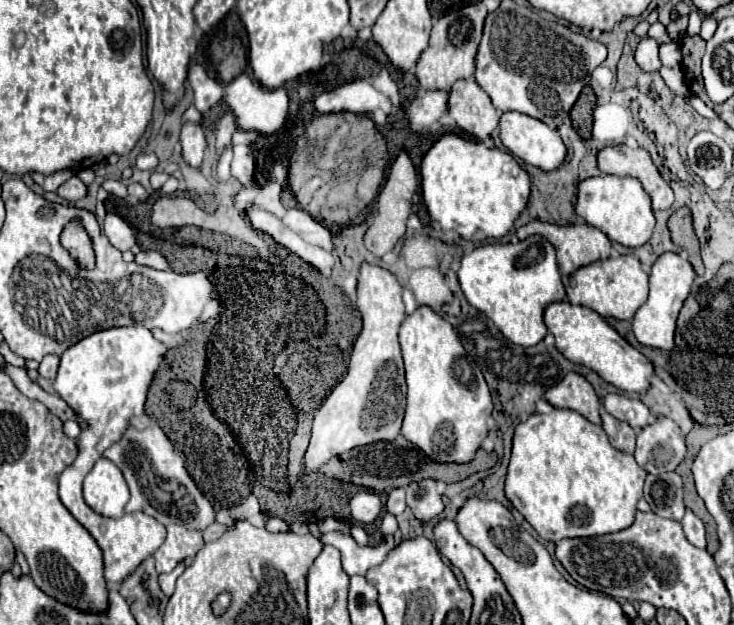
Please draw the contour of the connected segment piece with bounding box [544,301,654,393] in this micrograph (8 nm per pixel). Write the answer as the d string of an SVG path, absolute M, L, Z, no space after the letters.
M554 301L546 307L544 321L548 331L556 339L556 349L560 349L560 353L568 361L590 367L604 381L612 383L622 391L644 393L648 389L648 377L654 373L652 363L630 343L626 343L616 333L616 329L612 329L594 309L588 309L584 305L572 305L568 301Z

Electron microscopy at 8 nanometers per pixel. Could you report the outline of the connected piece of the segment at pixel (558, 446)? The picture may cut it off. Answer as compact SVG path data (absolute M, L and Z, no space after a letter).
M552 409L550 413L532 413L526 423L520 423L514 429L504 493L514 509L524 515L542 539L558 543L568 537L616 533L632 525L636 503L642 497L644 479L646 471L636 465L632 455L612 447L600 425L590 423L576 411Z

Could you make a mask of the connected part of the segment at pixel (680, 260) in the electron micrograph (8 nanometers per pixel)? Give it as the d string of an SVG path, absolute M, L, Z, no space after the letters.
M666 251L656 259L656 263L652 265L652 271L650 271L650 295L632 319L632 331L642 345L656 347L656 349L674 347L676 317L678 317L678 311L680 311L684 299L690 293L694 277L696 277L696 273L690 265L690 261L686 259L686 255L682 255L682 253Z

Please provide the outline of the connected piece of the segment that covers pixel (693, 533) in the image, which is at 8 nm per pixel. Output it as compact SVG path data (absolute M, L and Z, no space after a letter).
M690 509L686 511L686 515L684 515L684 519L682 519L682 527L684 527L686 539L688 539L692 545L696 545L696 547L700 547L700 549L706 547L706 529L704 529L704 523L702 523Z

